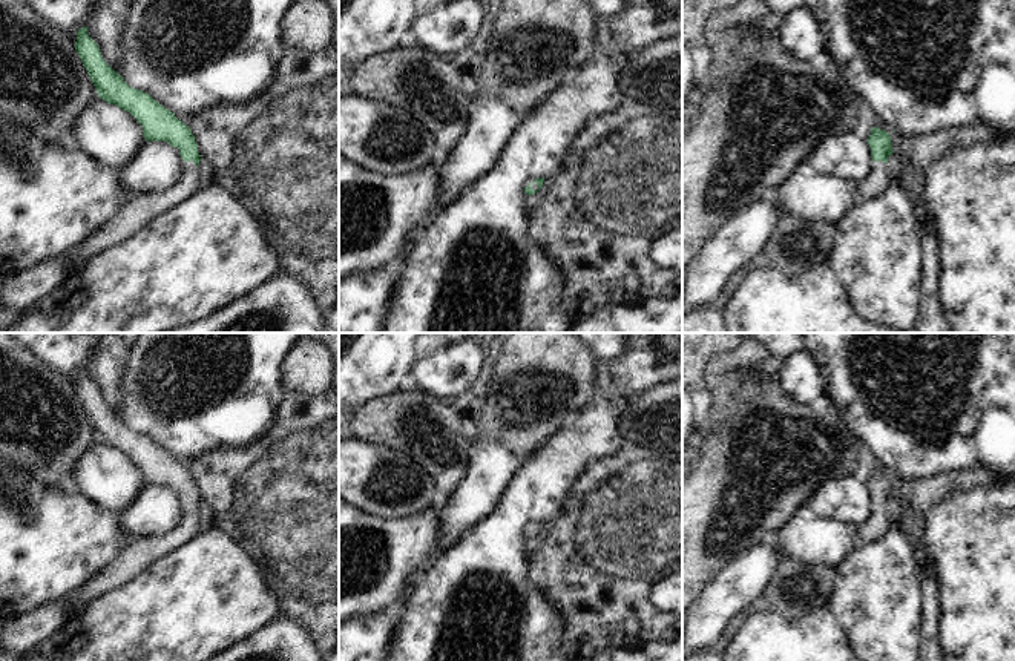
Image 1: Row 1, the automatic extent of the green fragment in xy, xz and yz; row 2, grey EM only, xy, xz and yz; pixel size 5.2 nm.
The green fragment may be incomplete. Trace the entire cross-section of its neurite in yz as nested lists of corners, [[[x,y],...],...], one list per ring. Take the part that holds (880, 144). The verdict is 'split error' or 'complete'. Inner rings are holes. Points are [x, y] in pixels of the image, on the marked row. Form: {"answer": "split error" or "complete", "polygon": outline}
{"answer": "split error", "polygon": [[[872,127],[868,144],[874,166],[869,175],[859,184],[859,201],[875,198],[892,184],[888,156],[892,155],[894,150],[889,133]]]}

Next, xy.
{"answer": "split error", "polygon": [[[87,26],[78,29],[75,51],[94,83],[98,97],[127,110],[143,126],[146,141],[167,141],[179,149],[187,163],[181,178],[161,193],[141,193],[121,209],[110,224],[94,233],[78,252],[83,259],[95,258],[138,232],[146,222],[181,204],[198,192],[201,155],[189,126],[149,94],[132,89],[101,57],[98,44],[89,37]]]}

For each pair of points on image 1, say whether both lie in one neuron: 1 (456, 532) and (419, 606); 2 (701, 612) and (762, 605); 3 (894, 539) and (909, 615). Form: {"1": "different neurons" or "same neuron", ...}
{"1": "different neurons", "2": "different neurons", "3": "same neuron"}

